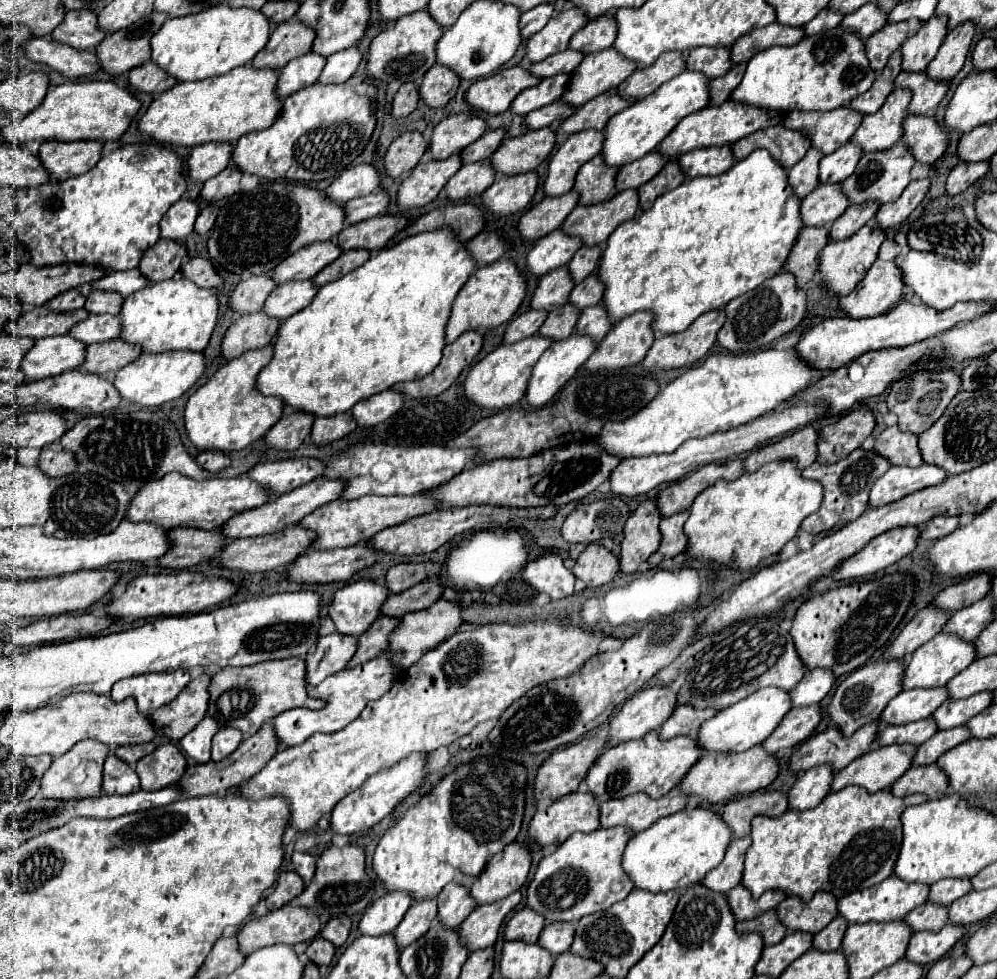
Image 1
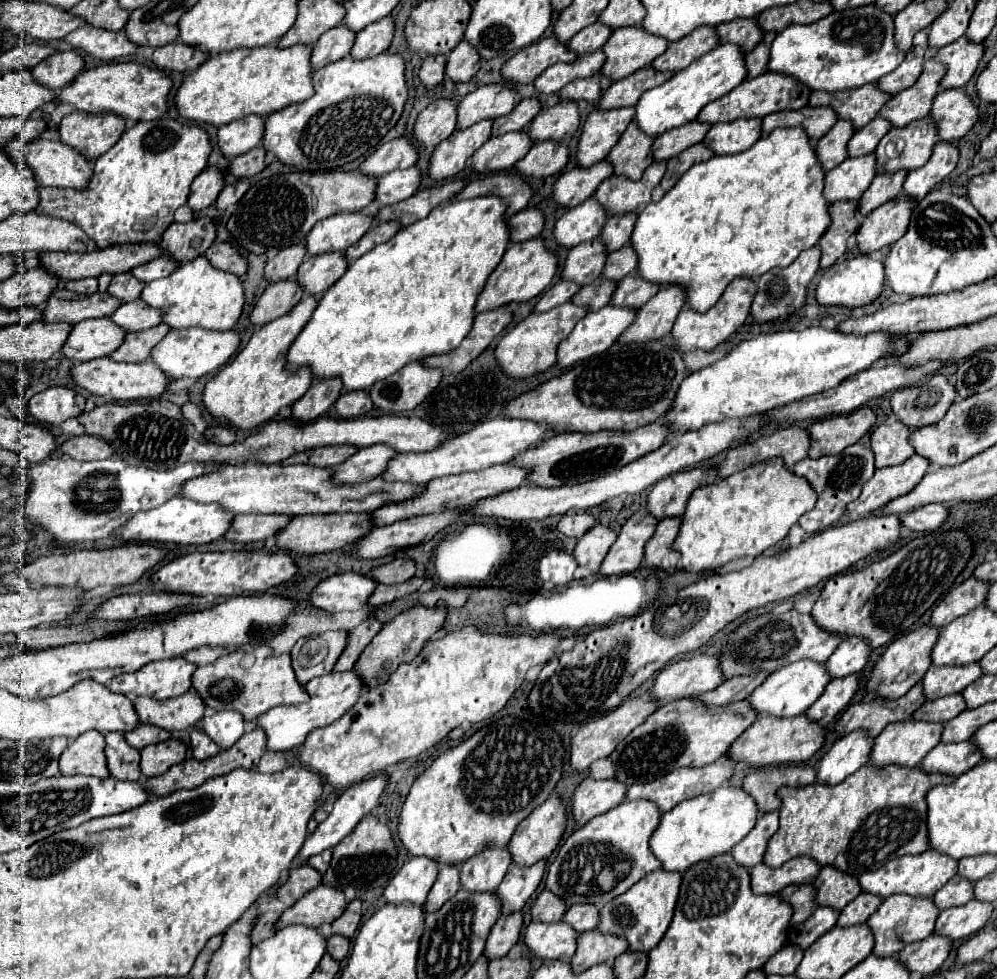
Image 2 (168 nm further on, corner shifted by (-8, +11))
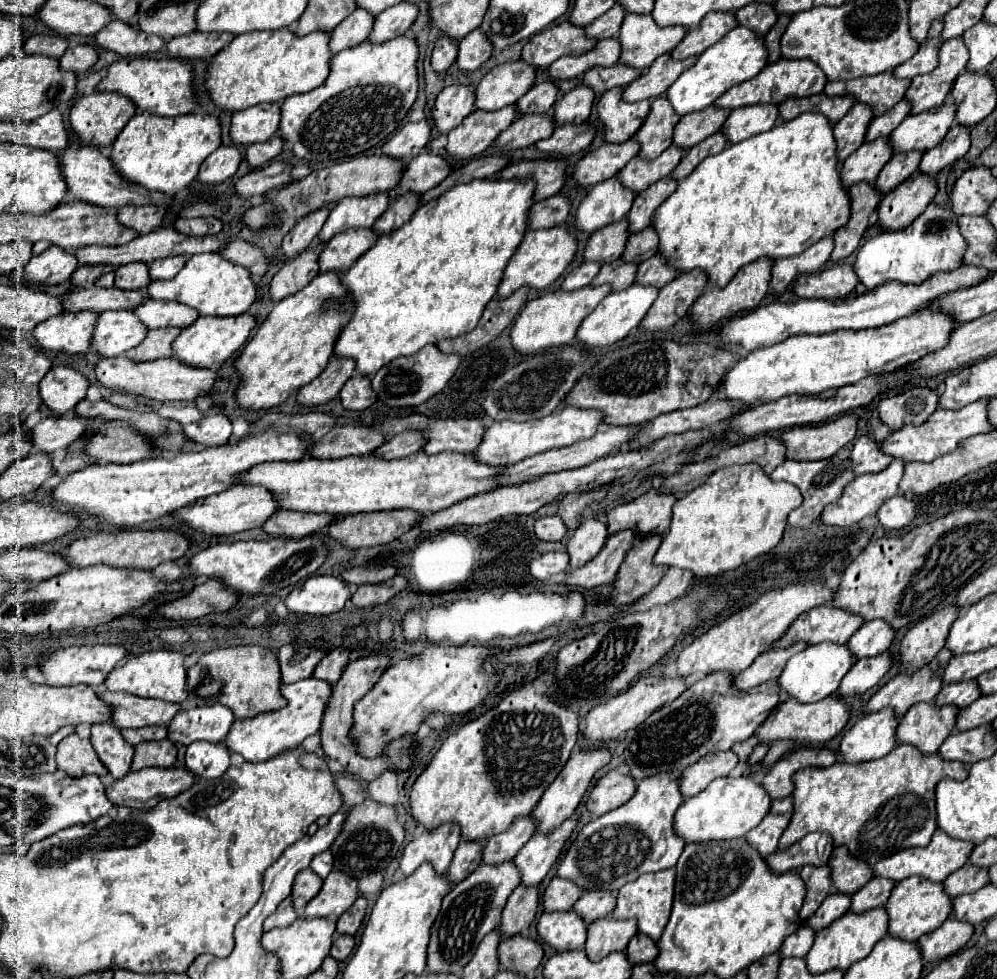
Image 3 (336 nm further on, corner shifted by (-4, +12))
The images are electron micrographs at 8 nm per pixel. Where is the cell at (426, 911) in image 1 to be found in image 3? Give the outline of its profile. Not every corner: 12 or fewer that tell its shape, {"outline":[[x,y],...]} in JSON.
{"outline":[[461,841],[445,871],[451,885],[479,867],[479,841]]}

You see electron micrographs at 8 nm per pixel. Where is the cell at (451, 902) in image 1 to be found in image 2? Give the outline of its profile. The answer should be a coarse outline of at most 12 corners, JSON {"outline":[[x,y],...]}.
{"outline":[[485,848],[461,866],[461,888],[495,890],[511,866],[505,848]]}

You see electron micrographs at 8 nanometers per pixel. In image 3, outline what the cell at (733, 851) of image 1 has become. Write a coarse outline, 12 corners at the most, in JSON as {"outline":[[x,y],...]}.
{"outline":[[791,797],[777,799],[745,841],[763,857],[791,819]]}

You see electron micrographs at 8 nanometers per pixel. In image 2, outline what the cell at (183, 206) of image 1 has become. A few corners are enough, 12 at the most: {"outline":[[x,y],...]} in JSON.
{"outline":[[207,166],[191,184],[187,206],[203,210],[225,186],[225,172]]}

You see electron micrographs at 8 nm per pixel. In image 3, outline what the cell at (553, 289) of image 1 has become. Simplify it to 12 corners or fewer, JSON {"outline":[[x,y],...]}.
{"outline":[[625,219],[595,231],[583,263],[617,261],[625,249]]}

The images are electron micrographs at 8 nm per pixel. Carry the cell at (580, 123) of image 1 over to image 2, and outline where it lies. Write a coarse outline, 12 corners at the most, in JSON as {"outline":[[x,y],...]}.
{"outline":[[651,68],[617,80],[601,96],[599,108],[635,106],[643,92],[671,74]]}

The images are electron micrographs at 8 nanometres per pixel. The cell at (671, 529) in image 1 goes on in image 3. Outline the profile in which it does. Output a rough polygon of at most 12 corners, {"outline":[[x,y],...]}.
{"outline":[[663,535],[637,537],[617,579],[613,601],[633,603],[667,573],[653,555]]}

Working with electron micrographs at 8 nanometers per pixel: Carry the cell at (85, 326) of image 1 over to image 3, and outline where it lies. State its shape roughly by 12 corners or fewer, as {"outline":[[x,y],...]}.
{"outline":[[151,301],[133,313],[147,329],[183,328],[199,317],[175,301]]}

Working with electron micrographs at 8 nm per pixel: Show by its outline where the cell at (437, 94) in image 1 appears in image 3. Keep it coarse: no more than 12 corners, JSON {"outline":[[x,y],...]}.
{"outline":[[475,29],[459,41],[455,65],[475,71],[491,57],[491,43]]}

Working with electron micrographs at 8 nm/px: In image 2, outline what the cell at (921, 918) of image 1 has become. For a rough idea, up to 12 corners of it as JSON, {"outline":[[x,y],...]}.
{"outline":[[953,876],[933,898],[939,910],[973,898],[973,882]]}

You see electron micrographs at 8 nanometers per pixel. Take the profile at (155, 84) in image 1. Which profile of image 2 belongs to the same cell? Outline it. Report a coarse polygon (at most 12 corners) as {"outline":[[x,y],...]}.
{"outline":[[171,42],[155,48],[153,64],[191,72],[207,60],[203,50]]}

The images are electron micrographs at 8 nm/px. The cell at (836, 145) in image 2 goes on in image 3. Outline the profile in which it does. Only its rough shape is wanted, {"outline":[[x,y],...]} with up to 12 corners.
{"outline":[[855,103],[833,125],[839,163],[863,145],[873,113]]}

